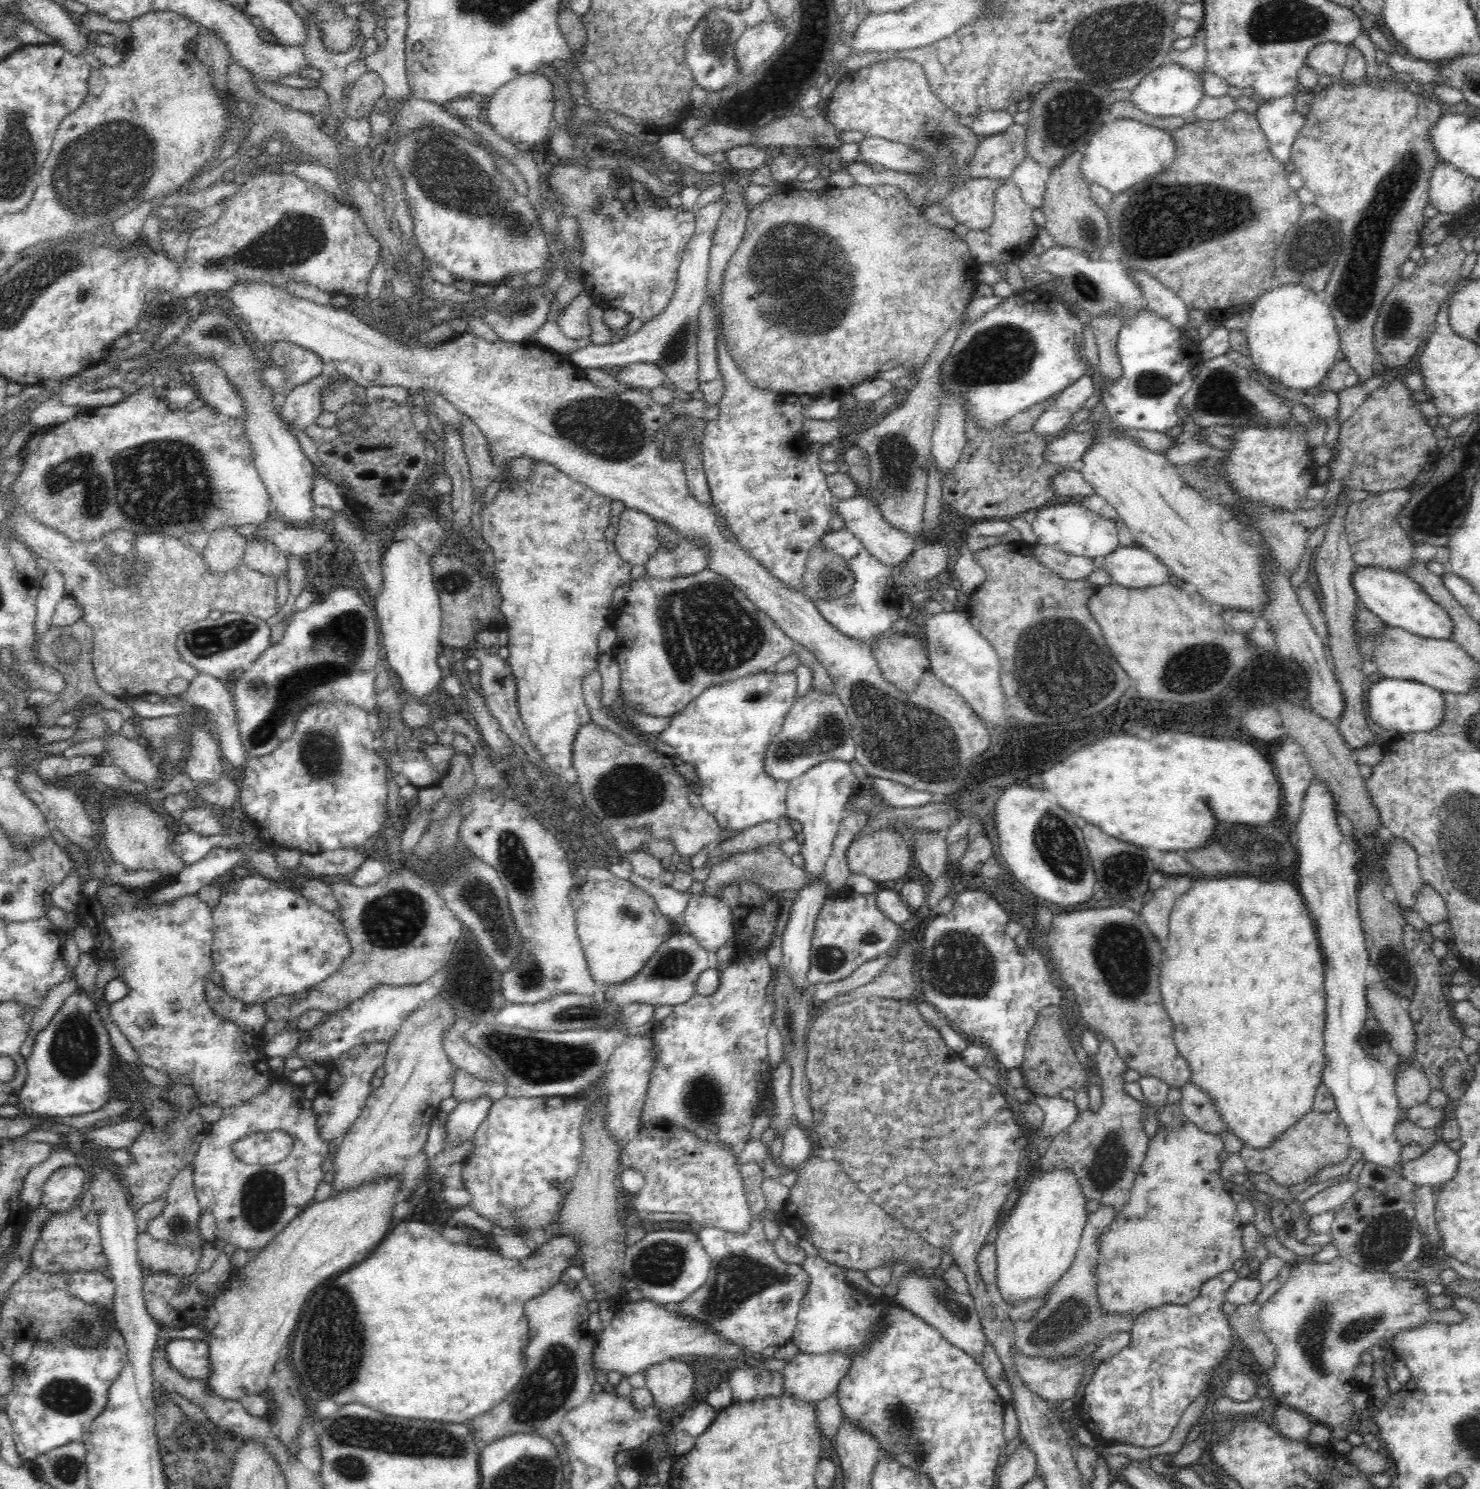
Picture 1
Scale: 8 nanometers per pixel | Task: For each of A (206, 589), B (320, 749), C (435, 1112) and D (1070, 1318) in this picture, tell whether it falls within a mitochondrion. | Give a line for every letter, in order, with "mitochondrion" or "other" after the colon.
A: other
B: mitochondrion
C: other
D: mitochondrion

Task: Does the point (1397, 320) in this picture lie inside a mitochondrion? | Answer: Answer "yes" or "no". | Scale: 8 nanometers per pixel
yes

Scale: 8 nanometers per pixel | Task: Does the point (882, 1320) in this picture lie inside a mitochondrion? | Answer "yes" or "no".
no

